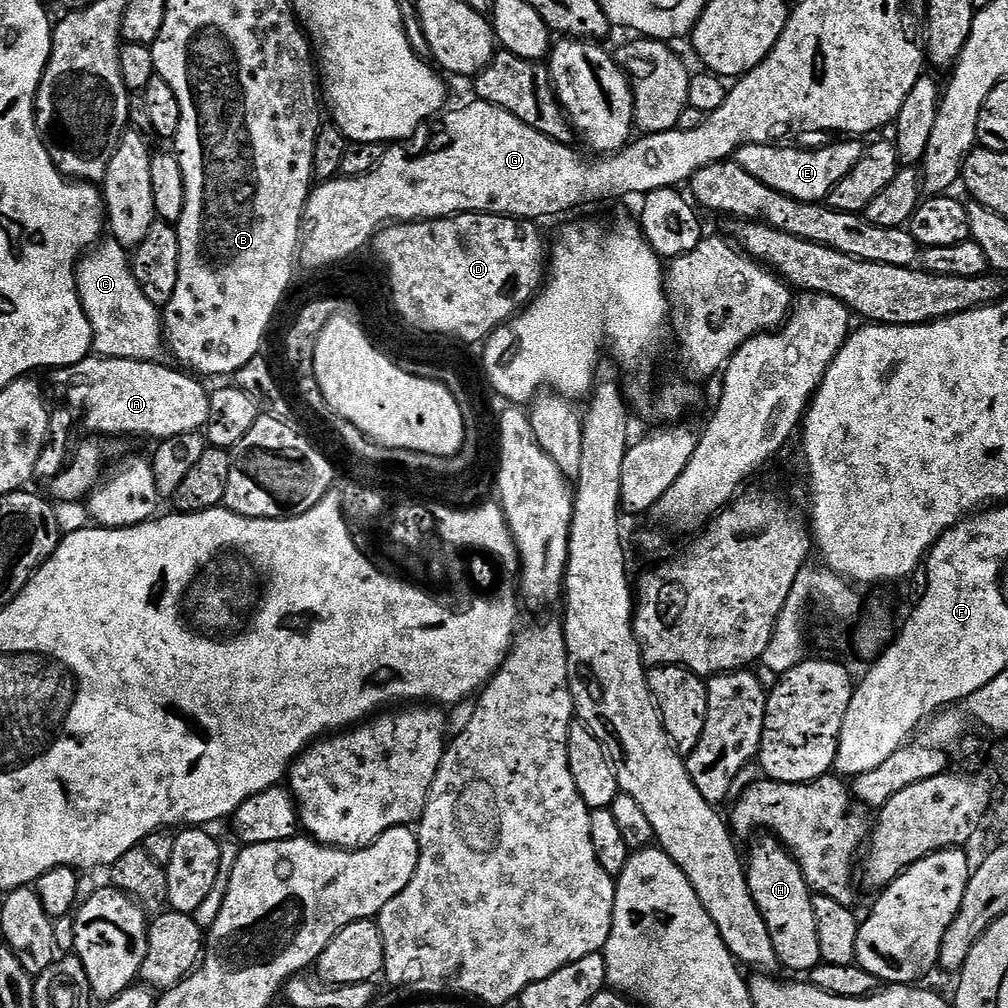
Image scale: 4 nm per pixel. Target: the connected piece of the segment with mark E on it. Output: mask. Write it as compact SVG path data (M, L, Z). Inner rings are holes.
M840 138L837 144L828 144L825 148L784 148L788 146L781 146L779 143L775 144L747 144L746 146L742 146L735 154L736 163L742 166L742 170L746 170L750 174L754 174L754 178L758 178L758 182L766 182L766 186L770 186L770 190L778 190L778 194L786 194L790 198L798 198L802 202L810 202L811 204L817 202L827 201L828 195L830 194L830 190L834 187L838 182L842 182L842 178L846 178L846 174L850 174L850 170L854 170L854 166L858 166L858 162L864 157L864 153L866 151L865 145L859 139L856 138Z

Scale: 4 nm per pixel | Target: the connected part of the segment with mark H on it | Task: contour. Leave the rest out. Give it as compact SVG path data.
M771 834L761 835L760 838L752 857L746 860L748 889L762 918L766 918L777 961L792 972L811 973L822 963L818 950L816 911L812 905L814 893L808 887L800 864L792 857L792 853Z

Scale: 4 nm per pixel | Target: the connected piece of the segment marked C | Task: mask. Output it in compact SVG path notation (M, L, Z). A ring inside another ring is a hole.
M104 238L76 265L76 289L92 327L92 346L99 355L123 360L159 361L166 352L162 312L142 294L132 273L129 249L117 240Z

